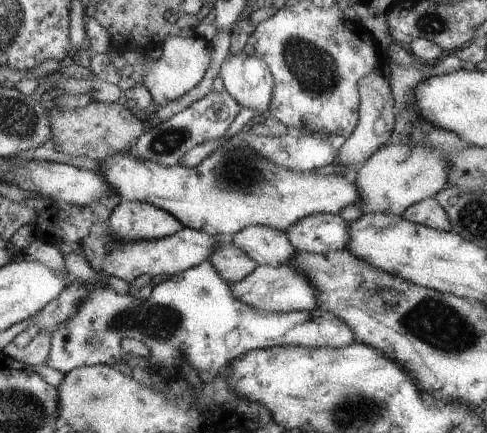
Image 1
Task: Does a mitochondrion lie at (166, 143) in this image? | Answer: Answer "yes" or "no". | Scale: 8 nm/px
yes

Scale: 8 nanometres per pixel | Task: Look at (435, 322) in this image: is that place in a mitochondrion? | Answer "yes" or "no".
yes

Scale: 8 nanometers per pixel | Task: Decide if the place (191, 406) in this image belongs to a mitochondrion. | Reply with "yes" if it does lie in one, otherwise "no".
no

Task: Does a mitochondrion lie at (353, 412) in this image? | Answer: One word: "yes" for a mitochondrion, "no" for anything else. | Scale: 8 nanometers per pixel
yes

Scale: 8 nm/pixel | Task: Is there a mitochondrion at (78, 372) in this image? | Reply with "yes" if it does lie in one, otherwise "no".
no

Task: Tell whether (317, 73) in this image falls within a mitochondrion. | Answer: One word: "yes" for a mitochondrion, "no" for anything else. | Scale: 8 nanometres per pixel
yes

